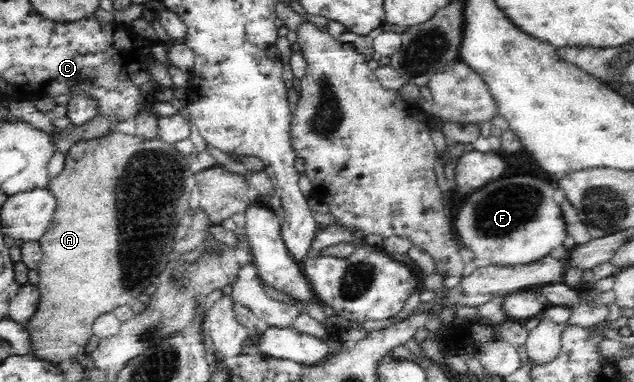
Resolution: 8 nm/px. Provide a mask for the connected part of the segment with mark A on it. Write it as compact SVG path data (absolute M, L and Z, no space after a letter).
M118 131L102 139L78 141L67 150L63 171L47 184L47 189L51 190L53 196L57 198L57 207L52 222L47 226L46 232L39 238L43 250L43 257L37 269L39 273L37 286L40 290L40 303L32 318L24 322L31 343L30 353L36 359L58 366L64 360L84 362L84 366L88 366L88 350L86 348L91 336L94 334L94 321L102 314L110 314L116 308L138 300L139 296L145 293L147 286L153 284L151 278L157 277L164 270L165 265L169 262L166 256L173 250L172 244L175 241L178 220L187 212L188 202L193 194L193 188L196 186L196 178L189 169L189 163L190 160L187 156L180 153L175 145L164 142L160 138L144 140L138 136Z

